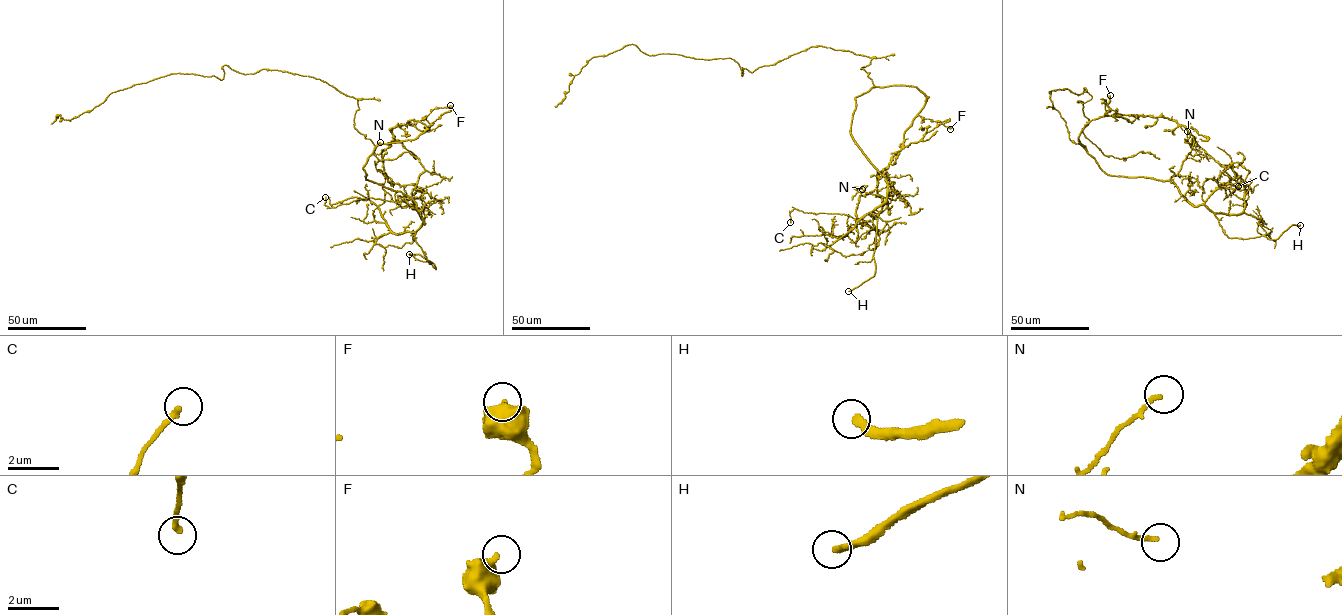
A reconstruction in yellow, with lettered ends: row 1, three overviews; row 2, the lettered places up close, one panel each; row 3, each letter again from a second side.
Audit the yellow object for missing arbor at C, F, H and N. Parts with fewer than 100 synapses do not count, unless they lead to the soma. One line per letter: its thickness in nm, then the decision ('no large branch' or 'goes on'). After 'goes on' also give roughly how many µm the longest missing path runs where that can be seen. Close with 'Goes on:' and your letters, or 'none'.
C: 240 nm thick; no large branch
F: 550 nm thick; no large branch
H: 300 nm thick; goes on; about 15 µm are missing
N: 170 nm thick; no large branch
Goes on: H

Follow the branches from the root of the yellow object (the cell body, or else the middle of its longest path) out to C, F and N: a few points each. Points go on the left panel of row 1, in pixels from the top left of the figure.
C: (340, 92), (374, 145), (366, 179), (408, 195), (425, 224), (404, 201), (325, 197)
F: (340, 92), (357, 99), (354, 128), (375, 146), (413, 140), (426, 127), (408, 121), (427, 131), (450, 105)
N: (340, 92), (374, 145), (366, 179), (411, 196), (423, 166), (408, 152), (379, 159), (380, 142)

